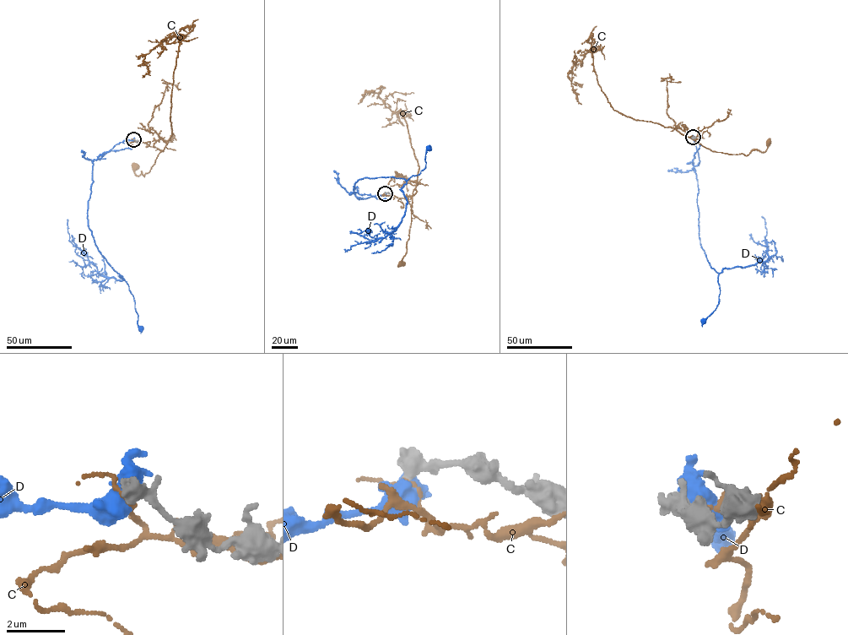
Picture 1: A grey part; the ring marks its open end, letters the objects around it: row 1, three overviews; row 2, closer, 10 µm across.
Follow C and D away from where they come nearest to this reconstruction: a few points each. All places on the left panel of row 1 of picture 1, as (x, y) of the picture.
C: (133, 139), (163, 151), (144, 176), (142, 172), (136, 175), (137, 166)
D: (133, 139), (120, 142), (94, 160), (87, 219), (98, 250), (127, 284), (135, 302), (138, 327), (141, 328)

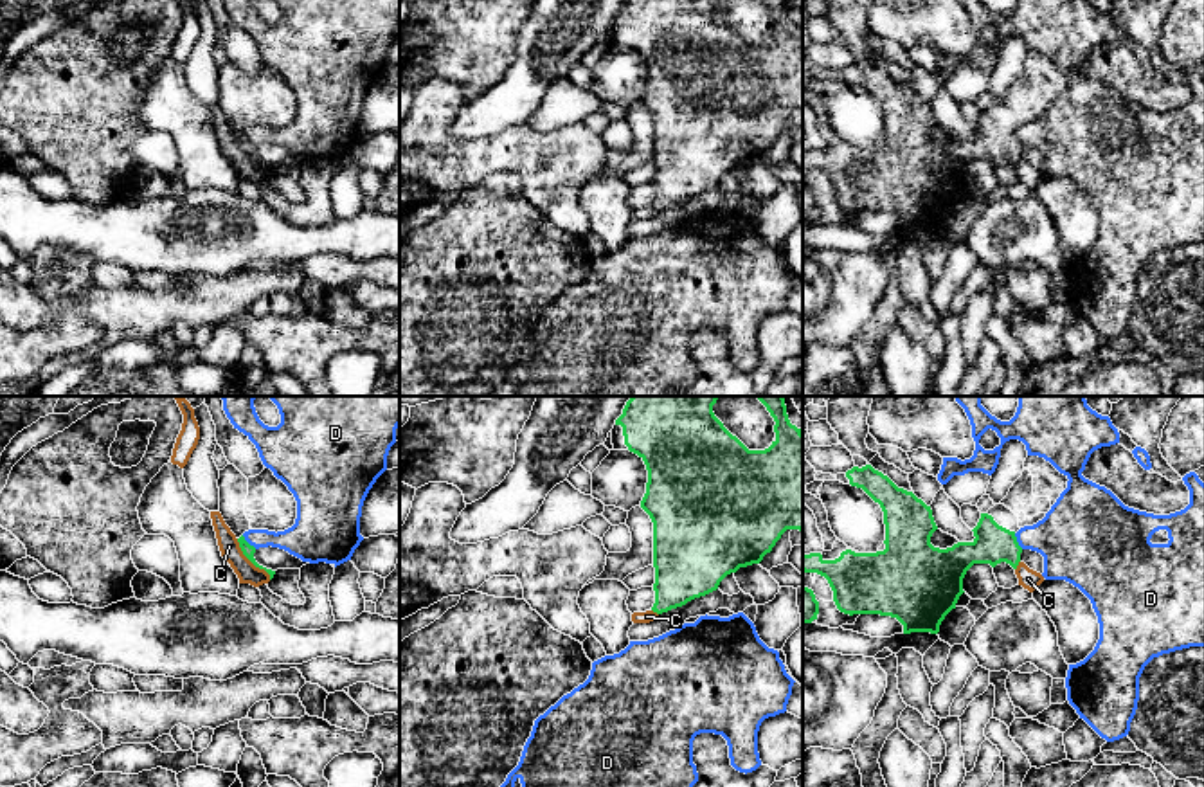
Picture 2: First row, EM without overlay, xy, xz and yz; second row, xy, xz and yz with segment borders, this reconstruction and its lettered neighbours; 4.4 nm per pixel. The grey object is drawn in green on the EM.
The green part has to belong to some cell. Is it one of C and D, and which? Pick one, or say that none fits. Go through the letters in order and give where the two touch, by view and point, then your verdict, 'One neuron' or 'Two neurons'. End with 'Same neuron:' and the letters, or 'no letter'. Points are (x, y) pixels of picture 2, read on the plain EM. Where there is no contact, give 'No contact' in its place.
C: Touches green at xy (251, 157). Two neurons
D: Touches green at xy (247, 139). Two neurons
Same neuron: no letter

